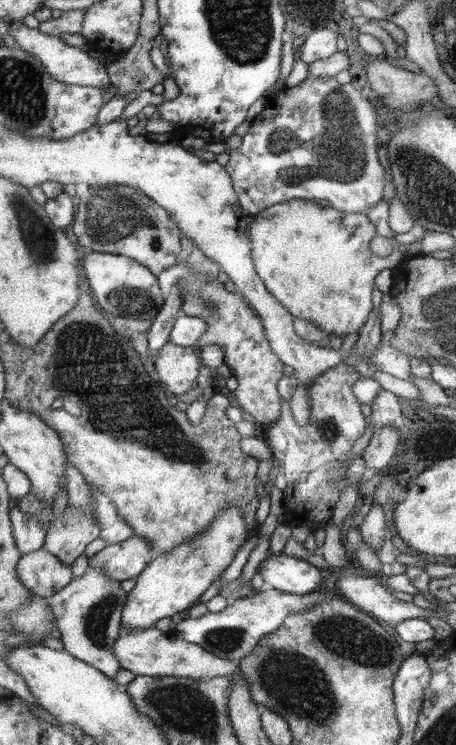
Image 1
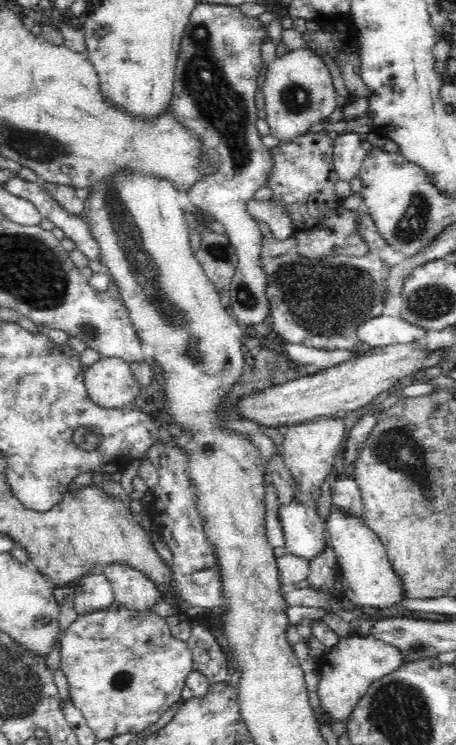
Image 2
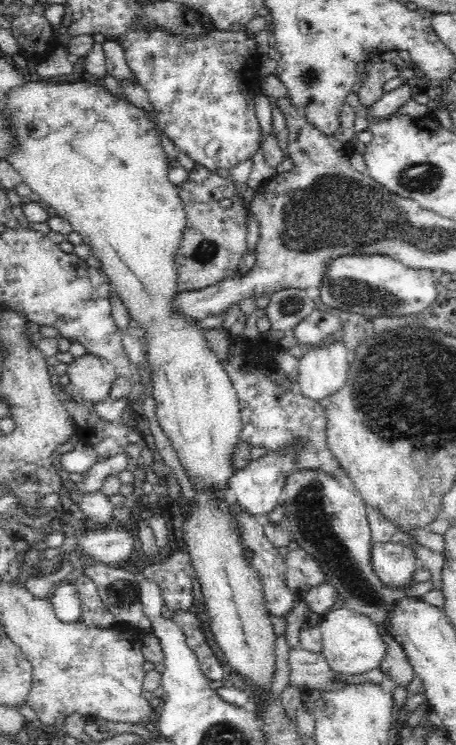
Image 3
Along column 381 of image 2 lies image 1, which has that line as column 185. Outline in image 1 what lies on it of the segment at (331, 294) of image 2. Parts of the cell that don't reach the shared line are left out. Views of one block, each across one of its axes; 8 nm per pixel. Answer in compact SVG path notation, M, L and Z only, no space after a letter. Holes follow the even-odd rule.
M187 261L182 262L182 269L184 272L179 278L182 311L188 316L202 318L207 325L198 347L220 347L224 356L223 362L232 371L232 377L238 379L238 388L233 392L238 405L254 416L257 425L261 427L275 423L281 414L281 399L276 384L284 376L285 365L270 346L260 316L245 302L242 293L229 292L218 279L208 281L206 277L200 277L200 271L188 268Z

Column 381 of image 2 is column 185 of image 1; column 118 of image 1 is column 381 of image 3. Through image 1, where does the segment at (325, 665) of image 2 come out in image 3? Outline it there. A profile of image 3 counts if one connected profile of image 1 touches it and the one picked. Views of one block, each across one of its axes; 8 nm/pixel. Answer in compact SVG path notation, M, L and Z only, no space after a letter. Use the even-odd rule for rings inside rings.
M333 608L324 615L325 618L319 624L323 640L321 653L334 672L337 674L362 674L372 668L378 668L386 646L383 644L378 627L374 626L374 622L348 608Z

